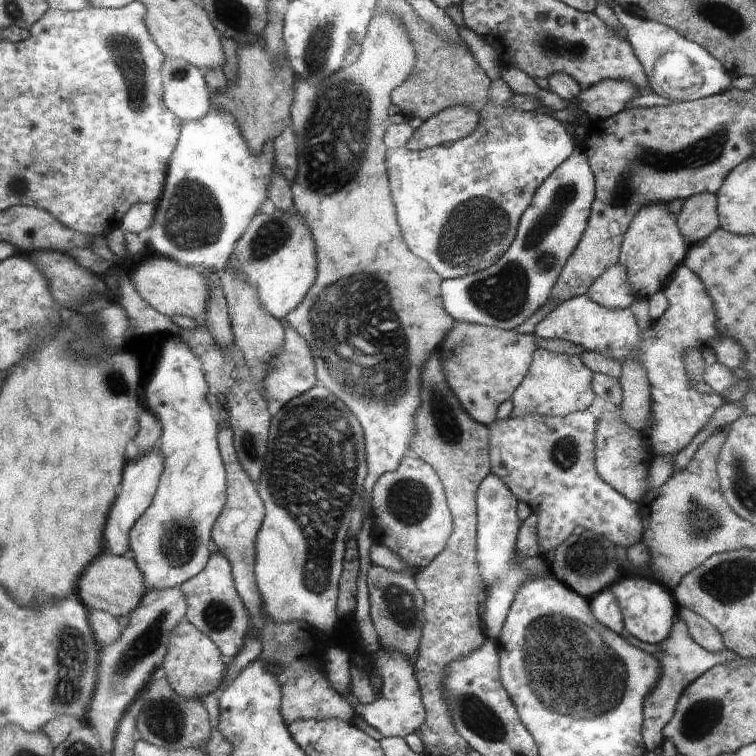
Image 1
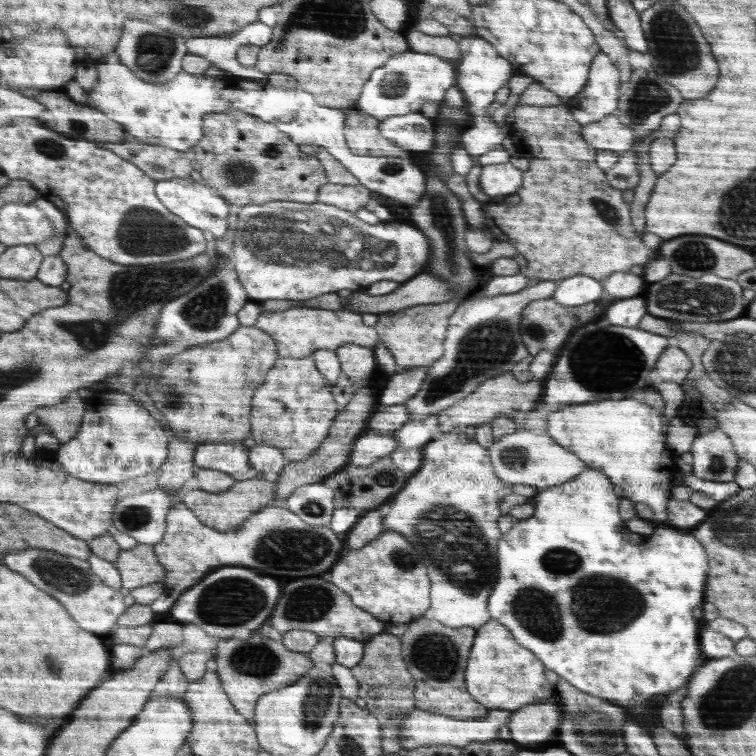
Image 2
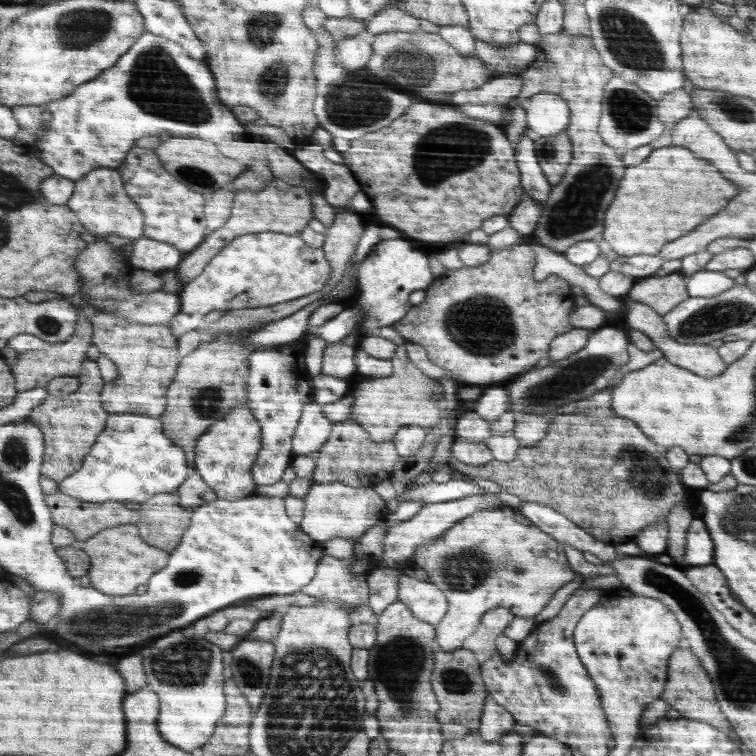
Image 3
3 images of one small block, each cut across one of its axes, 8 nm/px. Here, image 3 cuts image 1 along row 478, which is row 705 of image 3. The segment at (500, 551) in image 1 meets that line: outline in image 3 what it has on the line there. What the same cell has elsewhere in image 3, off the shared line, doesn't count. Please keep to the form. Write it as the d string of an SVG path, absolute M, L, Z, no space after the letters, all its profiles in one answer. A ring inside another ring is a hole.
M488 695L478 734L484 741L496 742L502 740L508 732L512 732L512 726L514 726L514 717L511 713L504 710L500 704L496 704L492 696Z

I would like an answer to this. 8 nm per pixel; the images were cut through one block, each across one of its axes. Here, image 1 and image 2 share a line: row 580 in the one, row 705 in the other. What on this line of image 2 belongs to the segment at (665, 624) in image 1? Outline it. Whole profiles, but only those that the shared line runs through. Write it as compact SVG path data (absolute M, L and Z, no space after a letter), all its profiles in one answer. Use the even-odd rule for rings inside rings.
M592 468L586 469L586 471L580 473L579 476L576 476L575 479L569 480L567 483L560 484L555 487L550 487L538 492L538 494L534 495L530 501L533 503L533 515L530 516L530 518L516 521L512 528L510 528L508 532L504 533L502 538L499 540L498 559L500 584L495 584L495 588L491 592L492 600L488 600L487 602L487 608L492 608L491 618L500 621L504 625L507 625L507 627L511 629L511 632L514 634L515 639L519 641L519 643L523 645L524 648L531 649L531 651L535 653L535 655L539 657L541 661L543 661L543 664L547 665L548 670L552 675L554 675L555 678L564 679L569 684L572 684L572 686L574 686L576 689L584 693L622 707L622 709L626 711L626 713L632 720L636 722L637 725L644 728L644 730L651 735L650 725L652 725L652 720L656 720L658 714L656 714L655 708L653 708L648 701L650 698L656 697L656 694L670 694L672 692L678 691L678 688L684 687L684 685L688 684L688 680L686 680L686 678L690 678L690 676L692 676L692 673L694 673L696 670L696 664L698 664L698 644L696 644L696 638L698 638L698 624L696 624L696 620L694 620L692 612L694 612L694 608L696 608L696 606L702 602L704 584L707 584L707 575L710 574L710 561L708 560L707 549L704 548L704 545L698 539L690 537L688 532L669 527L666 524L657 525L653 534L650 535L642 535L638 533L634 534L634 532L630 532L630 530L624 526L624 522L618 518L618 502L621 500L618 498L618 496L616 496L616 494L614 494L612 480L608 478L606 474Z

